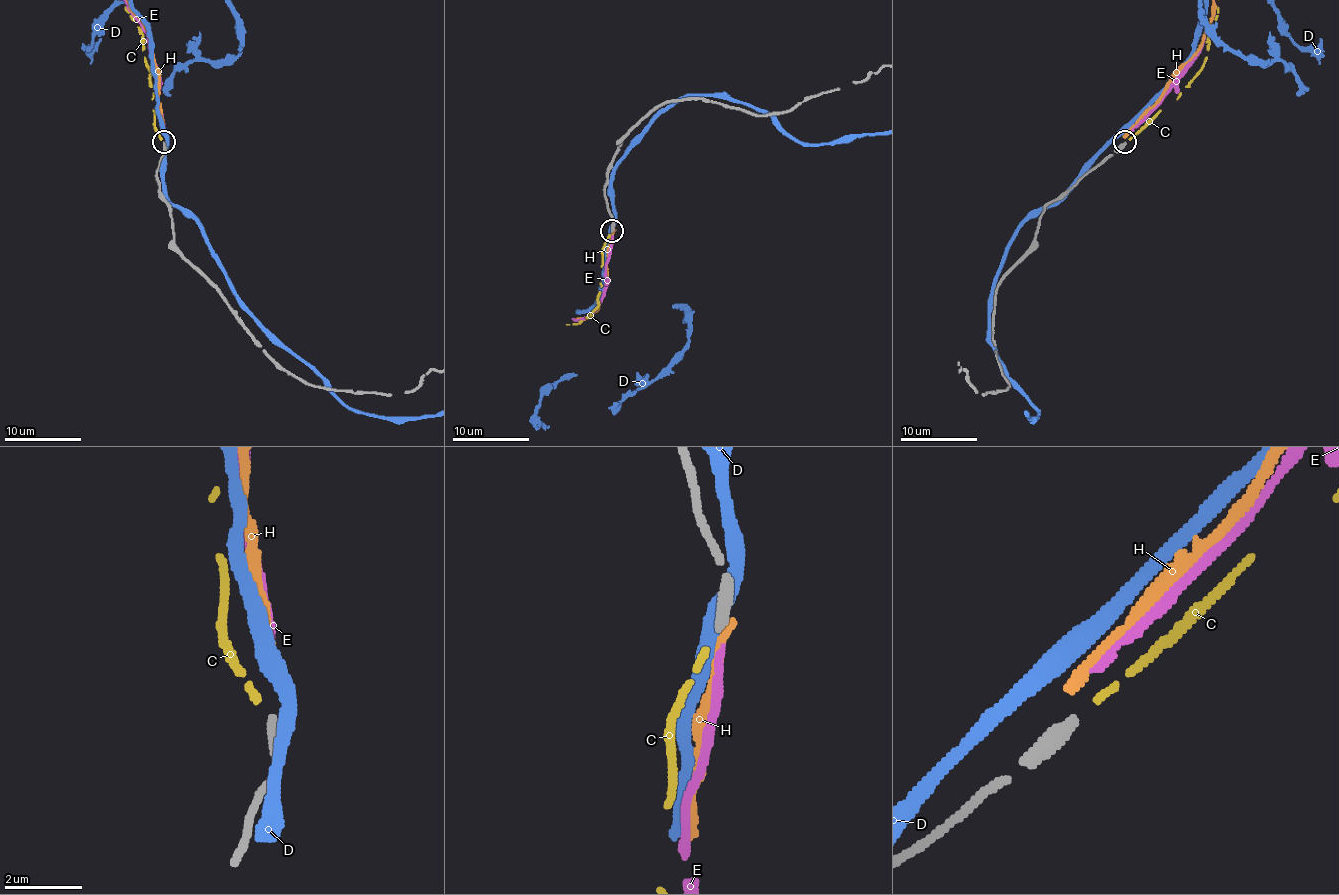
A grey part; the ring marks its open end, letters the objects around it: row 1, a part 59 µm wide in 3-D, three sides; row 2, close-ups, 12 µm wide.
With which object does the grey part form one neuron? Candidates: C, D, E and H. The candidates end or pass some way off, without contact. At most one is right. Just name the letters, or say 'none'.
C

